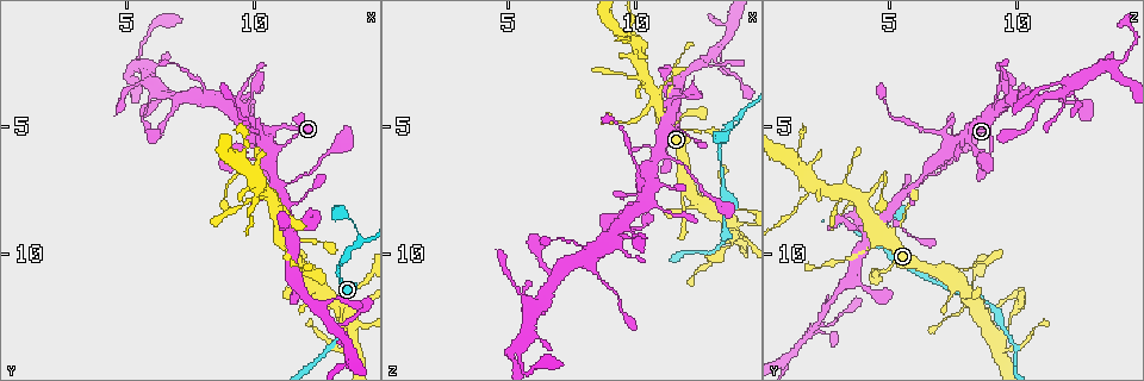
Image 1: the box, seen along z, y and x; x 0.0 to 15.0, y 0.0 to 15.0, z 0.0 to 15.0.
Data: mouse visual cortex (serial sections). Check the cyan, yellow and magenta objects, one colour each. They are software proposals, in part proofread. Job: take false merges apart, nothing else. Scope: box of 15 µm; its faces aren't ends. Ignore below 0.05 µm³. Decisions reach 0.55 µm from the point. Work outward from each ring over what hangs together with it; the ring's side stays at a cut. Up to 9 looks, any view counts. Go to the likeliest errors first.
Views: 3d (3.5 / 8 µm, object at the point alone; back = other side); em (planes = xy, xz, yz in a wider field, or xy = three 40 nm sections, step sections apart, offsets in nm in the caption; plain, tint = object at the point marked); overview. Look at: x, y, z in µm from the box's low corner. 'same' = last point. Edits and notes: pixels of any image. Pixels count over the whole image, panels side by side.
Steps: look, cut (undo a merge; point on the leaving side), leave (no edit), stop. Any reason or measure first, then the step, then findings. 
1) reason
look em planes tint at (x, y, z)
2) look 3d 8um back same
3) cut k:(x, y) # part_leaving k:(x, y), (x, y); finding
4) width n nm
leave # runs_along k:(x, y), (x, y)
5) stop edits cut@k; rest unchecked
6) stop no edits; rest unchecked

calibre changes
look 3d 3.5um at (11.2, 9.9, 4.1)

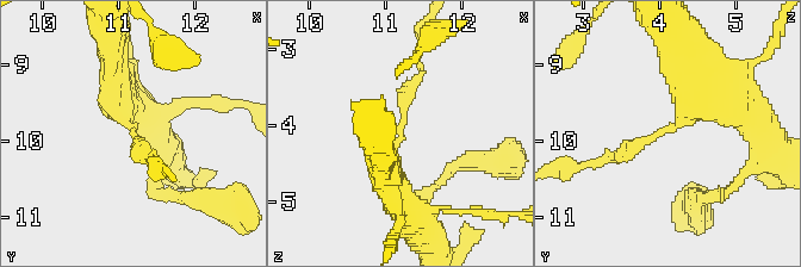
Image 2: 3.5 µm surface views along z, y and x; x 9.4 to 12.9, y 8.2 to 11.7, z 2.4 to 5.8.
leave # runs_along 2:(725, 101), (719, 93), (676, 126), (600, 160); one cell here

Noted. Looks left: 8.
look 3d 3.5um at (10.8, 5.2, 8.2)

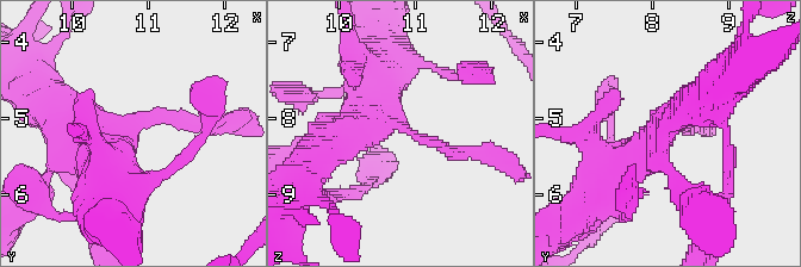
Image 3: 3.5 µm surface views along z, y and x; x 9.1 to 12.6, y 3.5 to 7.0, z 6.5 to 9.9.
arms 4; arm_widths 150, 350, 400, 600 nm; now the EM
look em planes tint at (10.80, 5.20, 8.05)

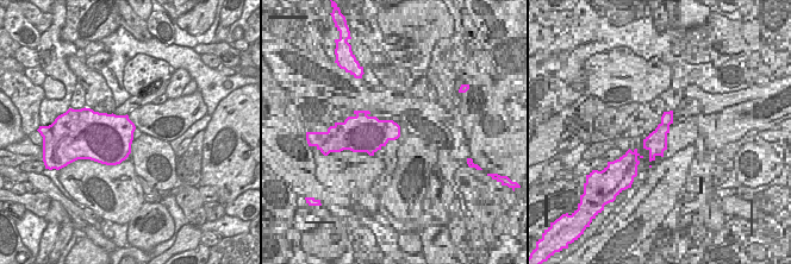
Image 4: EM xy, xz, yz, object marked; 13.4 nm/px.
leave # runs_along 3:(464, 153), (391, 123), (372, 74); continuous, no second cell

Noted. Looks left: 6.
side arm on a straight run
look em xy step 5 tint at (13.0, 12.7, 2.3)

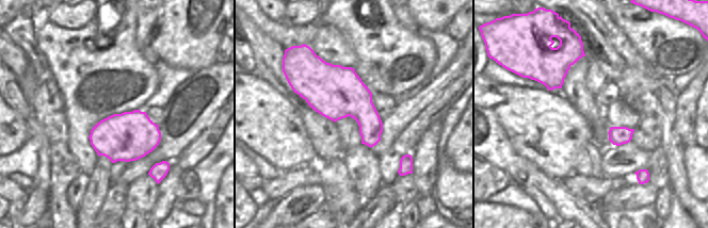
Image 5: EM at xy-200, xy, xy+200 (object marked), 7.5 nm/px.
look 3d 3.5um back same

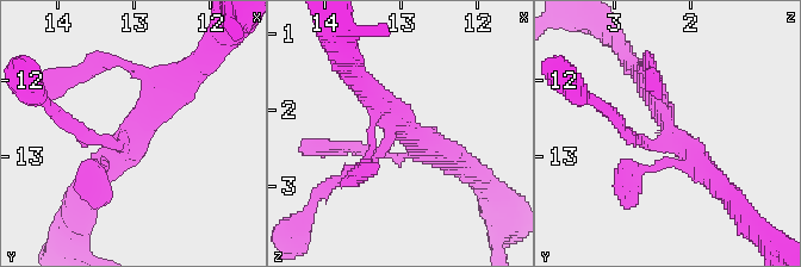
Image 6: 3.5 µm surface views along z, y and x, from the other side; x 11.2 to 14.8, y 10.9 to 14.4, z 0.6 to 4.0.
leave # runs_along 6:(186, 78), (91, 187); all the same cell

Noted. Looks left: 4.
thick turns thin
look 3d 3.5um back at (13.4, 13.8, 9.7)

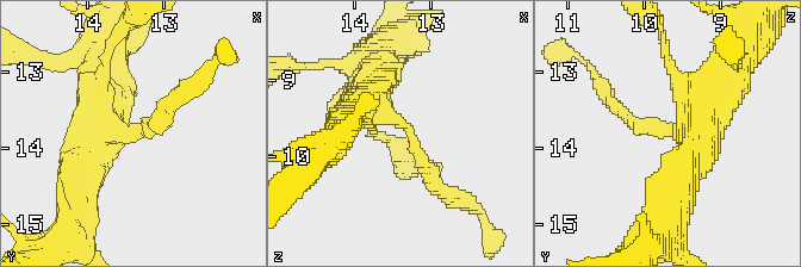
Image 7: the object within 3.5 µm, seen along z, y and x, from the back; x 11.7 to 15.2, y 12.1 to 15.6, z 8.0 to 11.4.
arm_widths 200, 450 nm; shape alone is not enough
look em xy step 1 tint at (13.25, 13.75, 9.70)

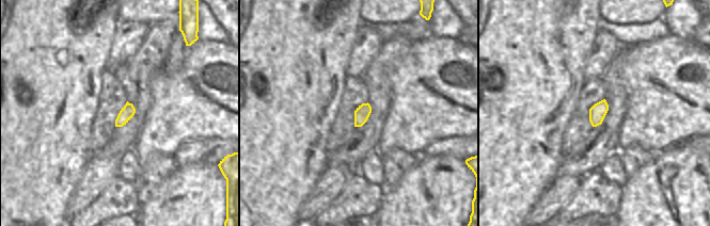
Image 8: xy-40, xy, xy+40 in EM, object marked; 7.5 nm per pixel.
leave # runs_along 7:(373, 91), (370, 103), (407, 126), (439, 191); all the same cell

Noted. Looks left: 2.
stop no edits; rest unchecked

